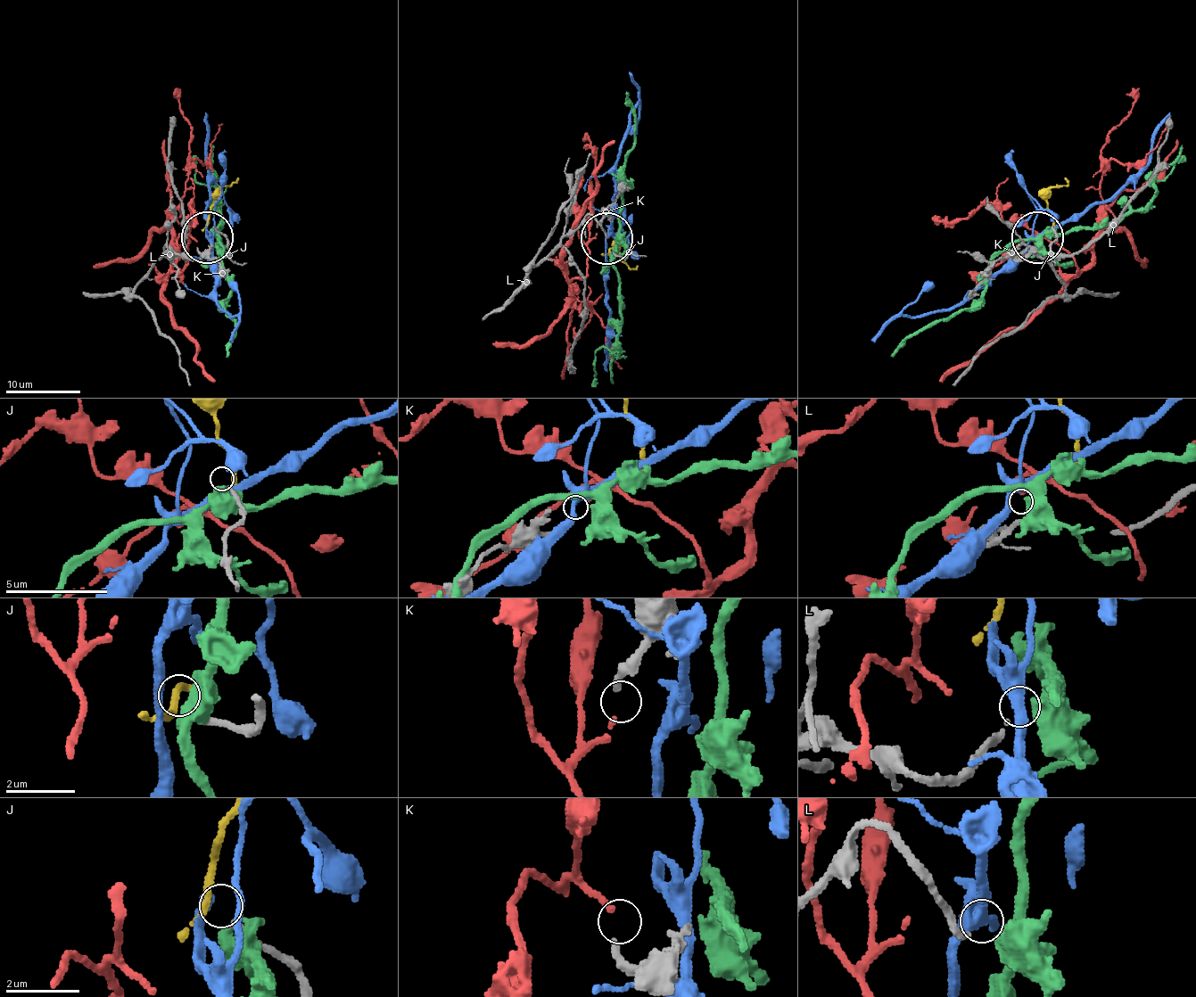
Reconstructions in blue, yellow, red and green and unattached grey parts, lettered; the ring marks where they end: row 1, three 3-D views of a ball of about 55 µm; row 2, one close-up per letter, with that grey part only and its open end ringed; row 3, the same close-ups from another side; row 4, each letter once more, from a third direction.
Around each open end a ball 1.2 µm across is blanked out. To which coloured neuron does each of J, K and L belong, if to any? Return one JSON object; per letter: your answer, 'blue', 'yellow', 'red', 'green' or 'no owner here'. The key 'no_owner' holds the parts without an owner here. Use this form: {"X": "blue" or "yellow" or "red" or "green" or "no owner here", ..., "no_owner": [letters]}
{"J": "no owner here", "K": "red", "L": "no owner here", "no_owner": ["J", "L"]}

